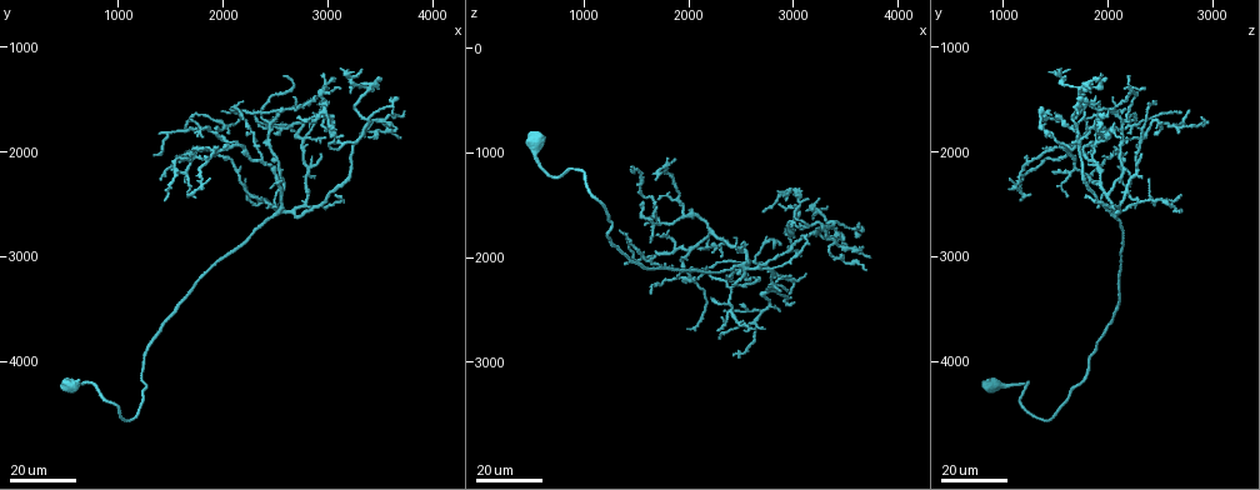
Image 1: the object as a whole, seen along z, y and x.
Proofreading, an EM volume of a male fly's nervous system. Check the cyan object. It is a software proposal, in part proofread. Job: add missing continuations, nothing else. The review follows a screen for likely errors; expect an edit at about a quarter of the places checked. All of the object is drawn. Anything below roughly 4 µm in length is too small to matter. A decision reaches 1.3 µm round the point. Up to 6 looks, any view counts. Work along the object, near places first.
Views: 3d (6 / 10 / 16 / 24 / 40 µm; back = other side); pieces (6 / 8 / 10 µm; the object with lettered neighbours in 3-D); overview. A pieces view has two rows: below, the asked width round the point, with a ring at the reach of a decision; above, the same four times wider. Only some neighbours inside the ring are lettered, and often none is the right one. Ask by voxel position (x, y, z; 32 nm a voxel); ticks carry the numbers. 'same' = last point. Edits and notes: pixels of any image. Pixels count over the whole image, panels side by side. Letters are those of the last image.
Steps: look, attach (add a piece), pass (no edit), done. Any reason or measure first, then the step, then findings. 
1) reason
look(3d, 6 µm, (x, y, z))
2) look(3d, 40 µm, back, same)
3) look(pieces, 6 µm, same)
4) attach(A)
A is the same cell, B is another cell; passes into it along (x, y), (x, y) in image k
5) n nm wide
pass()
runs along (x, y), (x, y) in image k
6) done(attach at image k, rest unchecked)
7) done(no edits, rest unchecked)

thin end
look(3d, 24 µm, (3700, 1640, 2000))

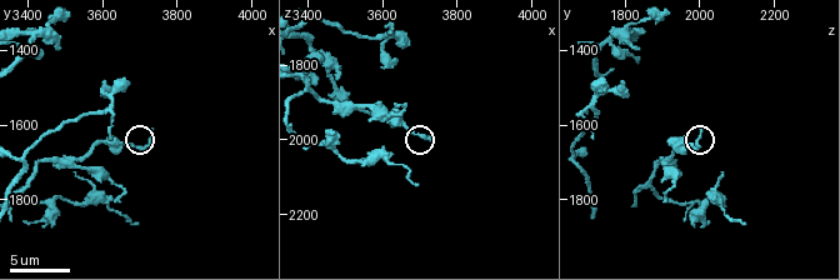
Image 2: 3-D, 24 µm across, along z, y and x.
look(pieces, 8 µm, (3730, 1610, 2000))

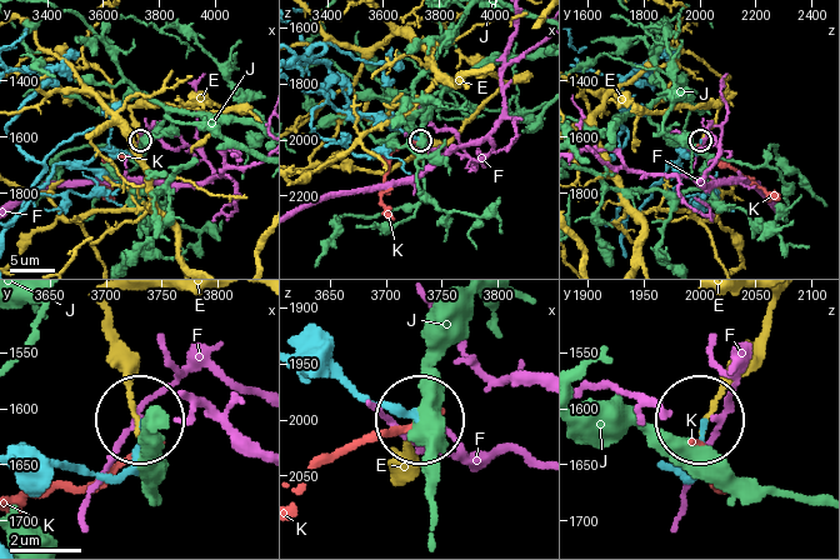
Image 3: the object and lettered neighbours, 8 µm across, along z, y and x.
pass()
E, F, J and K are other cells; none of them fits

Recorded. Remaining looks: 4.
branch stops here
look(3d, 24 µm, (2960, 1860, 2200))

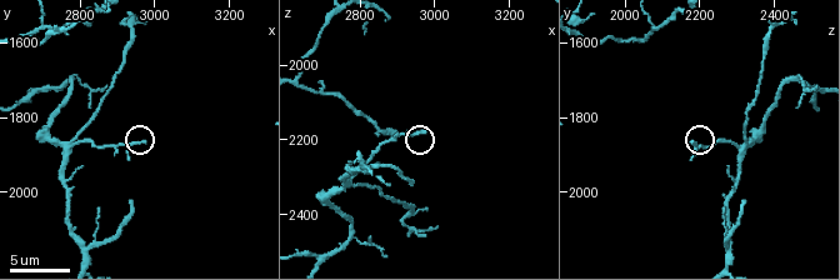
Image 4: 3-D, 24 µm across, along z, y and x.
what lies round it
look(pieces, 8 µm, (2980, 1870, 2180))

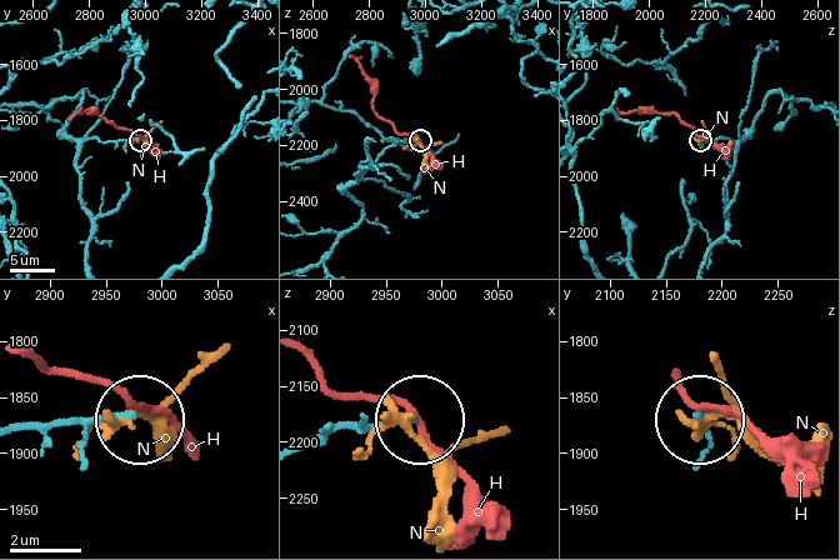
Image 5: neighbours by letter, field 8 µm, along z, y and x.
pass()
H and N are other cells; runs along (301, 449), (345, 429), (414, 420) in image 5; no lettered piece goes on from it

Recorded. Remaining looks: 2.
an open end
look(3d, 24 µm, (2700, 1660, 1580))

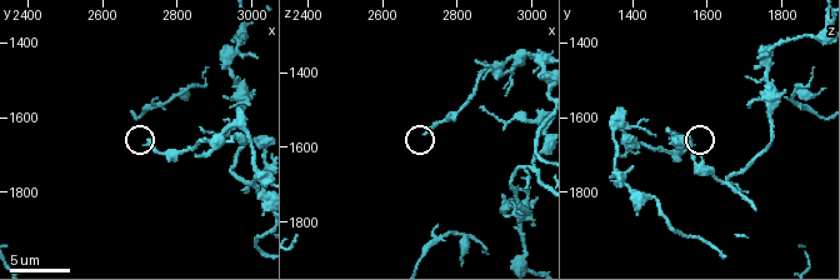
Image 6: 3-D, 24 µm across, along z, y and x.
see the neighbours
look(pieces, 10 µm, (2710, 1680, 1570))

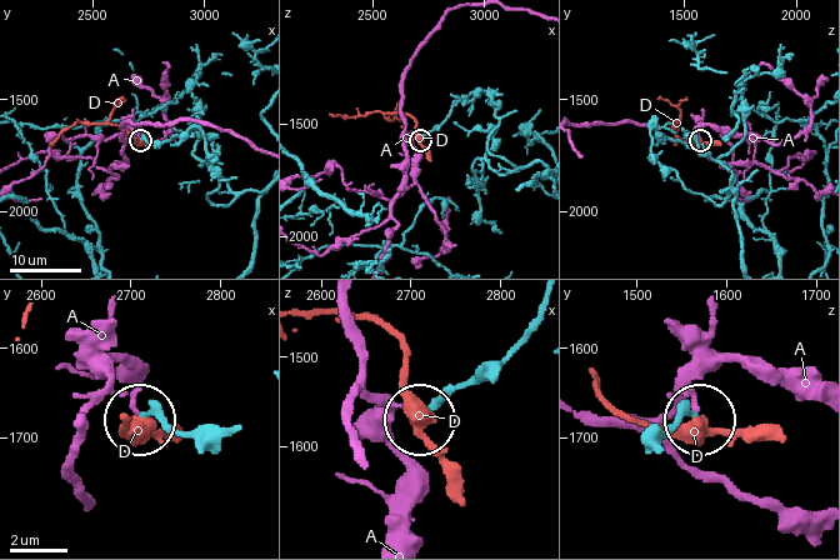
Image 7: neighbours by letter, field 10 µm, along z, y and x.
pass()
A and D are other cells; runs along (221, 430), (179, 430), (139, 416) in image 7; no lettered piece goes on from it

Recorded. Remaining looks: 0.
done(no edits, rest unchecked)

